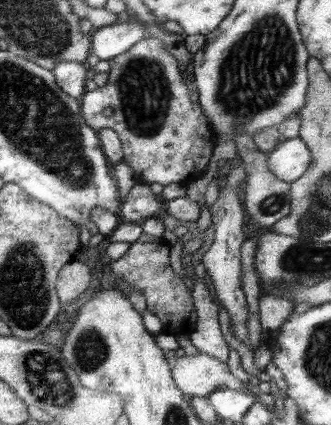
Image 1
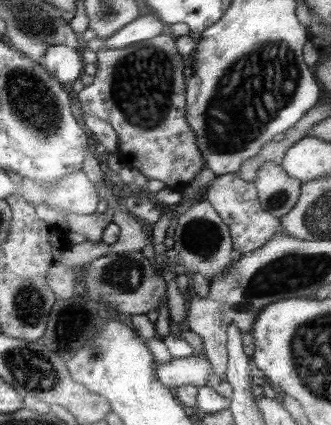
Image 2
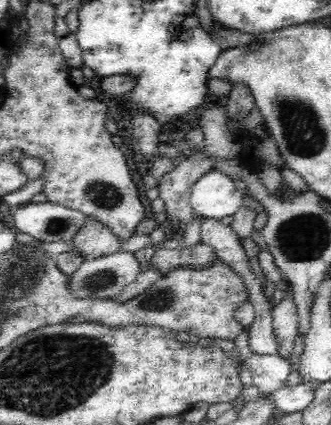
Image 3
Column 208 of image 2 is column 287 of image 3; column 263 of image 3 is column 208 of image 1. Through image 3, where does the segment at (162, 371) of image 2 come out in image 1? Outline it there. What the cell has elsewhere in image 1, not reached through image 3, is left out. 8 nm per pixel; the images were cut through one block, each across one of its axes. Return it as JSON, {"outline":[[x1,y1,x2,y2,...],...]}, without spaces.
{"outline":[[205,354,175,358,171,374,175,376,177,388,189,394,189,398,207,398,217,388,245,388,245,384,227,372,227,364]]}

